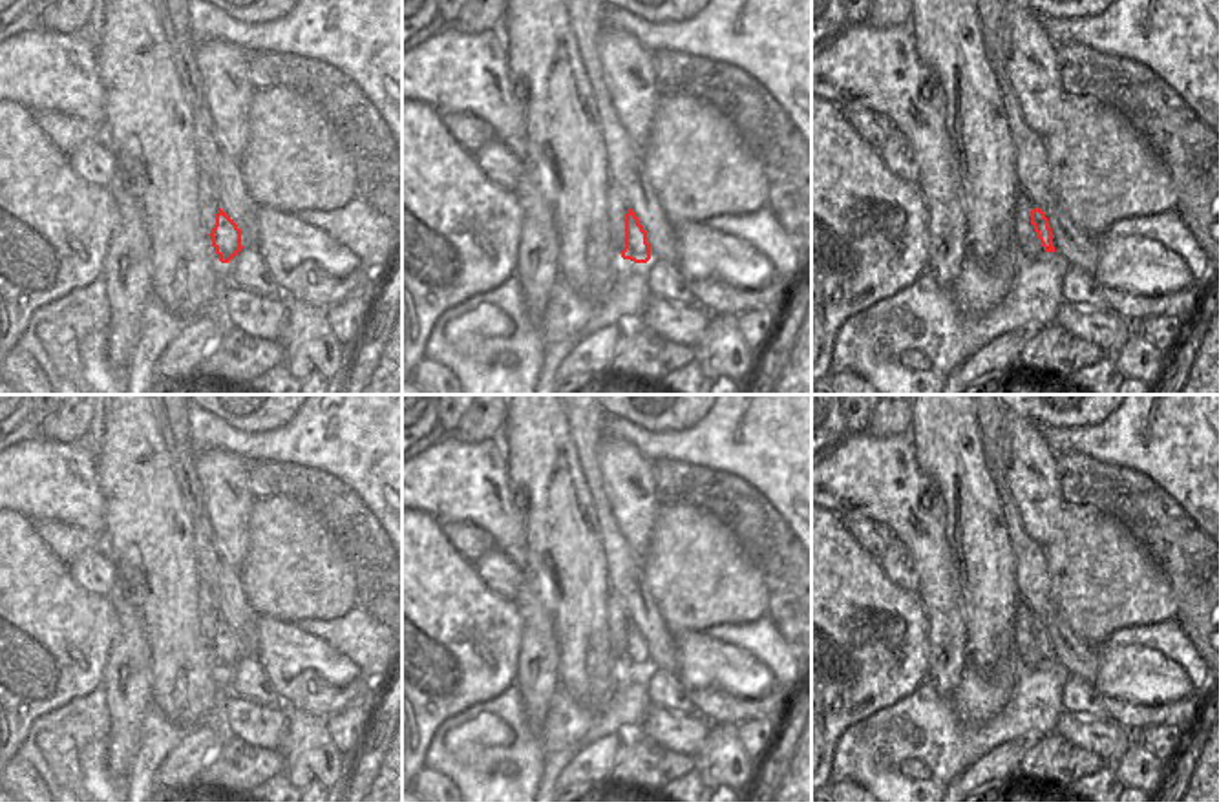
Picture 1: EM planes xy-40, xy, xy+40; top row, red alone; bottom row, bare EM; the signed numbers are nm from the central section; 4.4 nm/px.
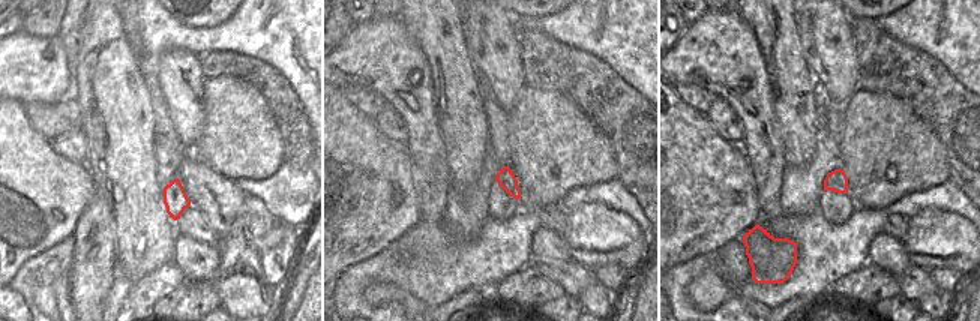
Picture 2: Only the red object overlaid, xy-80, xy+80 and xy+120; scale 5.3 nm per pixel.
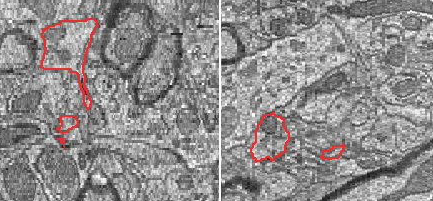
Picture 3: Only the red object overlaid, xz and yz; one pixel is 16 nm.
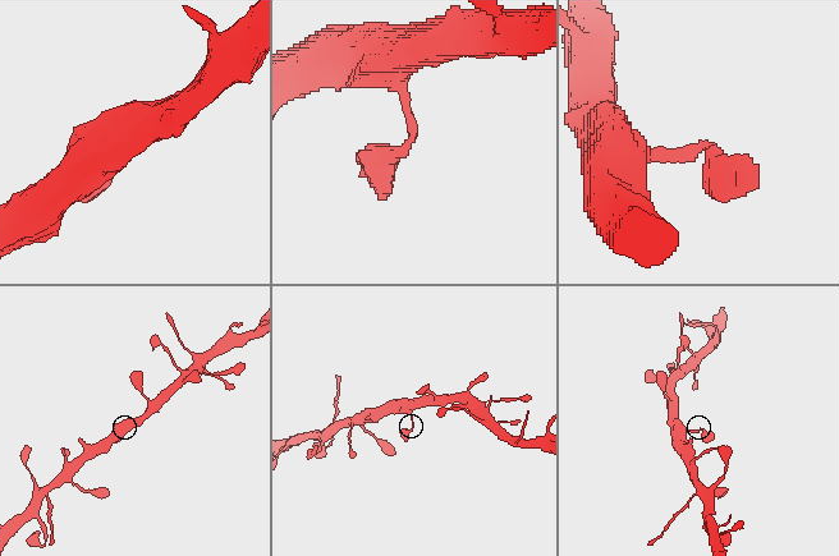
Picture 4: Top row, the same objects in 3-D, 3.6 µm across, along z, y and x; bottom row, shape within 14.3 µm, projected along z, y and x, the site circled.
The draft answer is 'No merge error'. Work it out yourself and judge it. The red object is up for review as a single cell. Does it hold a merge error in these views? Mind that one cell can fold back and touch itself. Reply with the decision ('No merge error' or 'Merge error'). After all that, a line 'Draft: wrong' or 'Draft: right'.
No merge error.
Draft: right

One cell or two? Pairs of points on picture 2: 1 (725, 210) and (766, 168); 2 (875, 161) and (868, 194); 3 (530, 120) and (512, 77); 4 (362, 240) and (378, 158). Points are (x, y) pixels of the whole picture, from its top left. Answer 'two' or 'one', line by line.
1: two
2: one
3: two
4: one

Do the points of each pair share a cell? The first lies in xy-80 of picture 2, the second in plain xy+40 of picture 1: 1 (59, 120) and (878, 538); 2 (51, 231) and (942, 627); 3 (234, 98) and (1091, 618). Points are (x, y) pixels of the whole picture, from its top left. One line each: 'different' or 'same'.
1: same
2: different
3: same

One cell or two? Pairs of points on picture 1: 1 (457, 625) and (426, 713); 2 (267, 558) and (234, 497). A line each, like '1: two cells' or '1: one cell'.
1: one cell
2: two cells

